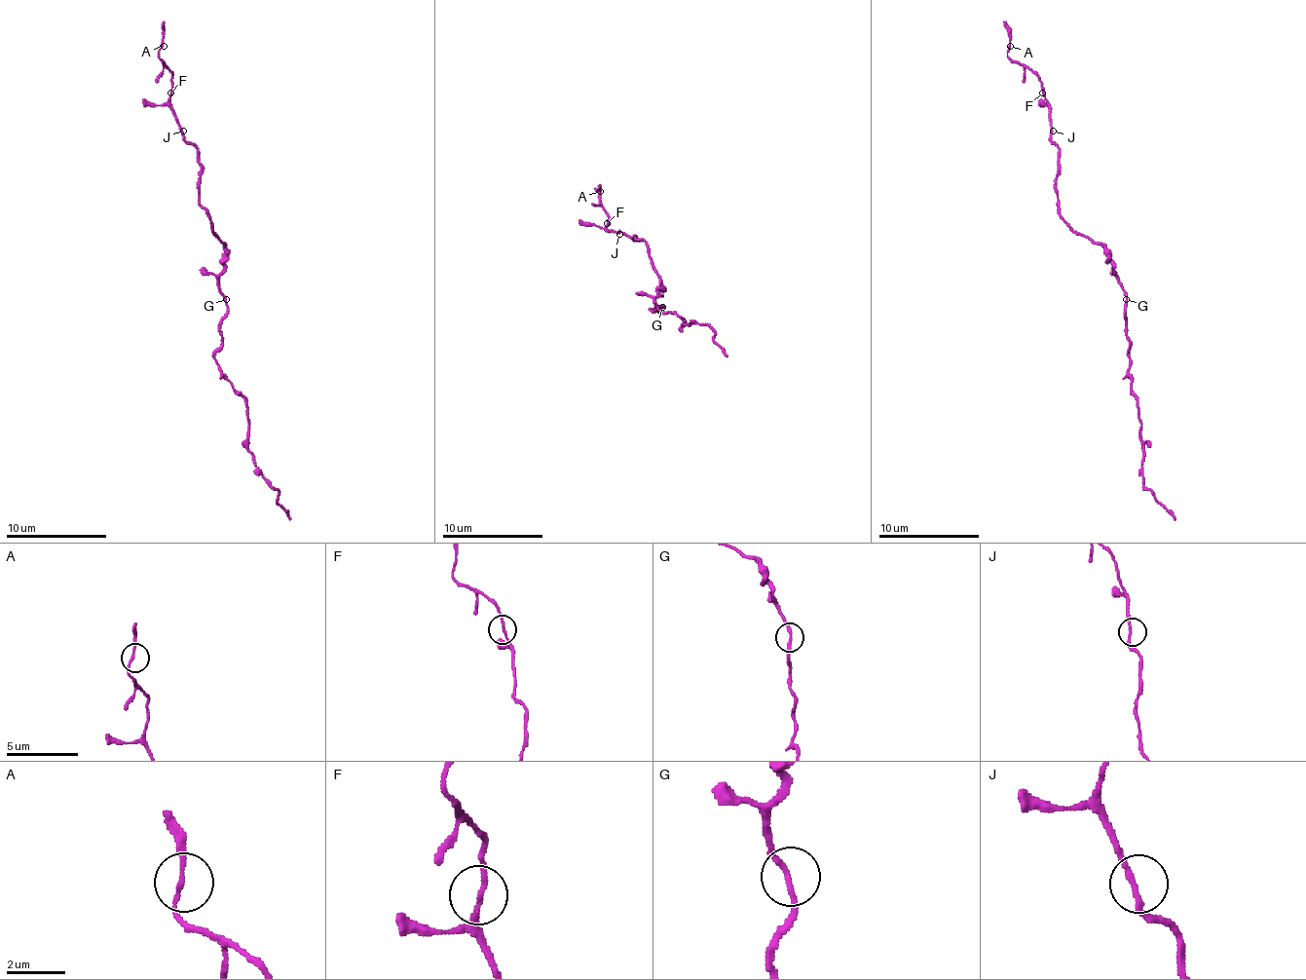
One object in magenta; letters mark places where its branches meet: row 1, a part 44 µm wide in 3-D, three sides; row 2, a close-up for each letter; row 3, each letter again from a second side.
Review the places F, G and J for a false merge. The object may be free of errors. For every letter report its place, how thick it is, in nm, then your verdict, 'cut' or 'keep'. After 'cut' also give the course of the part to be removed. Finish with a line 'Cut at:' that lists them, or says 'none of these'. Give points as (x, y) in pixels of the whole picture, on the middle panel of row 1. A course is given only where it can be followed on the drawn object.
F: (607, 223) | 160 nm | keep
G: (662, 307) | 170 nm | keep
J: (619, 234) | 160 nm | keep
Cut at: none of these

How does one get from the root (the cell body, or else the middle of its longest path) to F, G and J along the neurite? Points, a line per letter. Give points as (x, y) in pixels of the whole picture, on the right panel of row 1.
F: (1110, 259), (1099, 244), (1078, 234), (1061, 213), (1056, 189), (1058, 146), (1051, 138), (1051, 108), (1043, 94)
G: (1110, 259), (1126, 299)
J: (1110, 259), (1099, 244), (1078, 234), (1061, 213), (1056, 189), (1058, 146), (1051, 138), (1053, 131)

